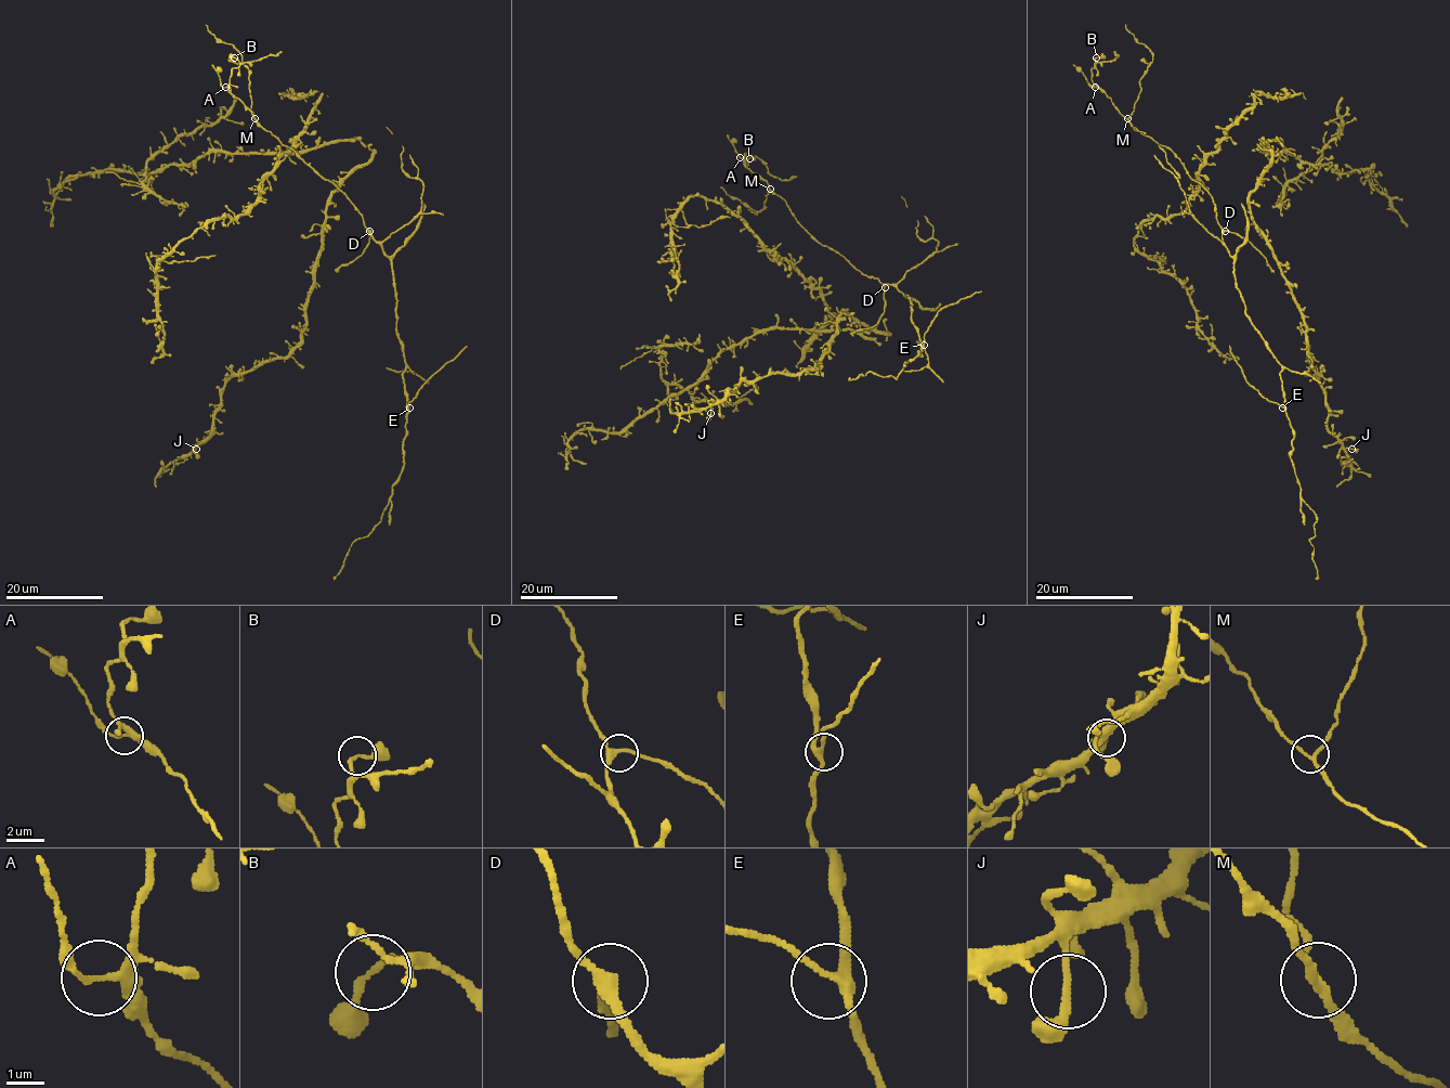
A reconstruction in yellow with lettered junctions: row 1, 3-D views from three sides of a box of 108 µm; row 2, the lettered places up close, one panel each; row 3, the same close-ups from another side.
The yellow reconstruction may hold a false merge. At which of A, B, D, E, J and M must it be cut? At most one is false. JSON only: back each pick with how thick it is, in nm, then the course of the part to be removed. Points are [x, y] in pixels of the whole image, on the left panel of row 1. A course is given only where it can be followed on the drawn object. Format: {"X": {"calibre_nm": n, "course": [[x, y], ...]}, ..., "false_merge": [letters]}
{"false_merge": []}

